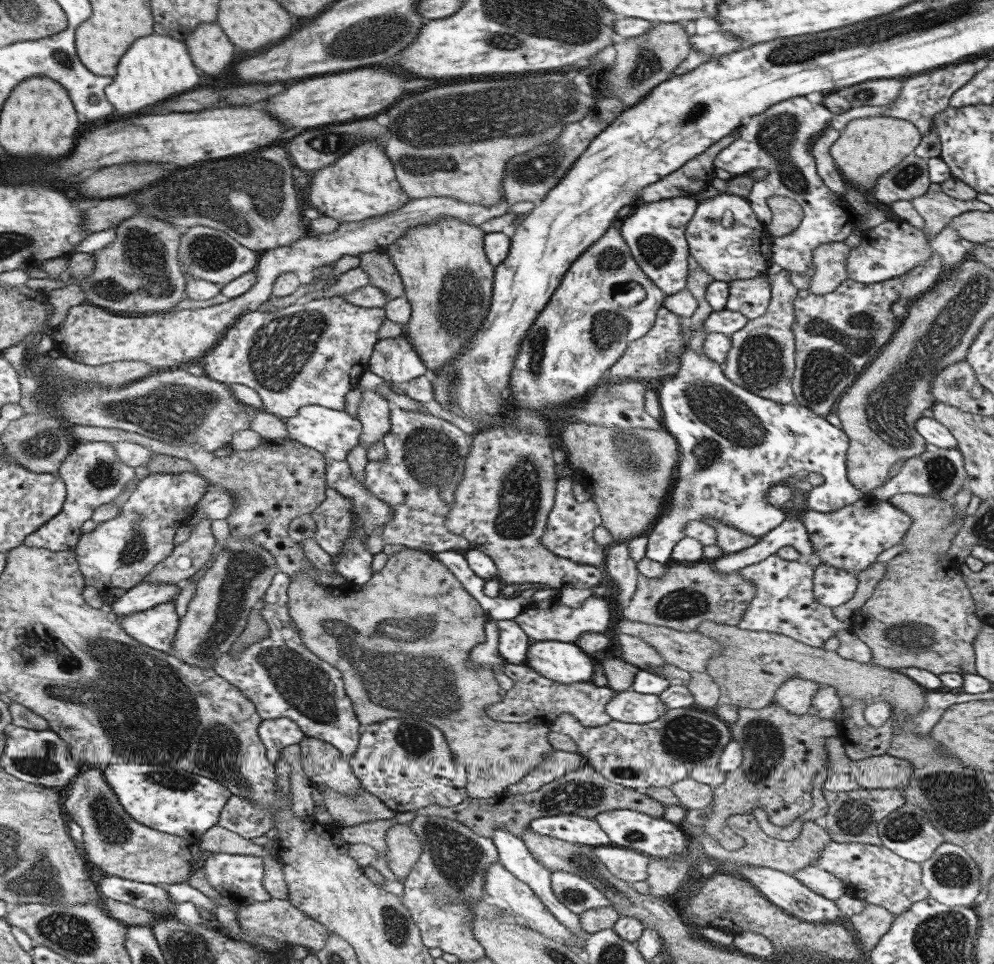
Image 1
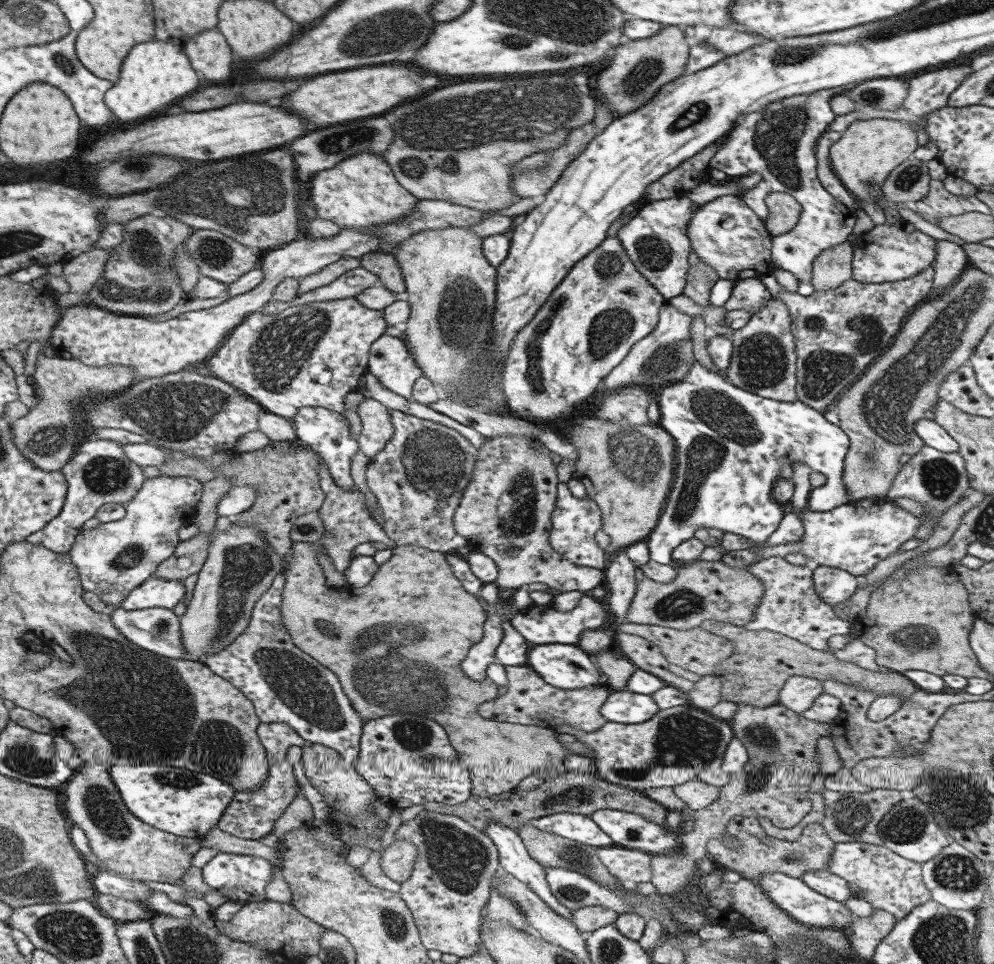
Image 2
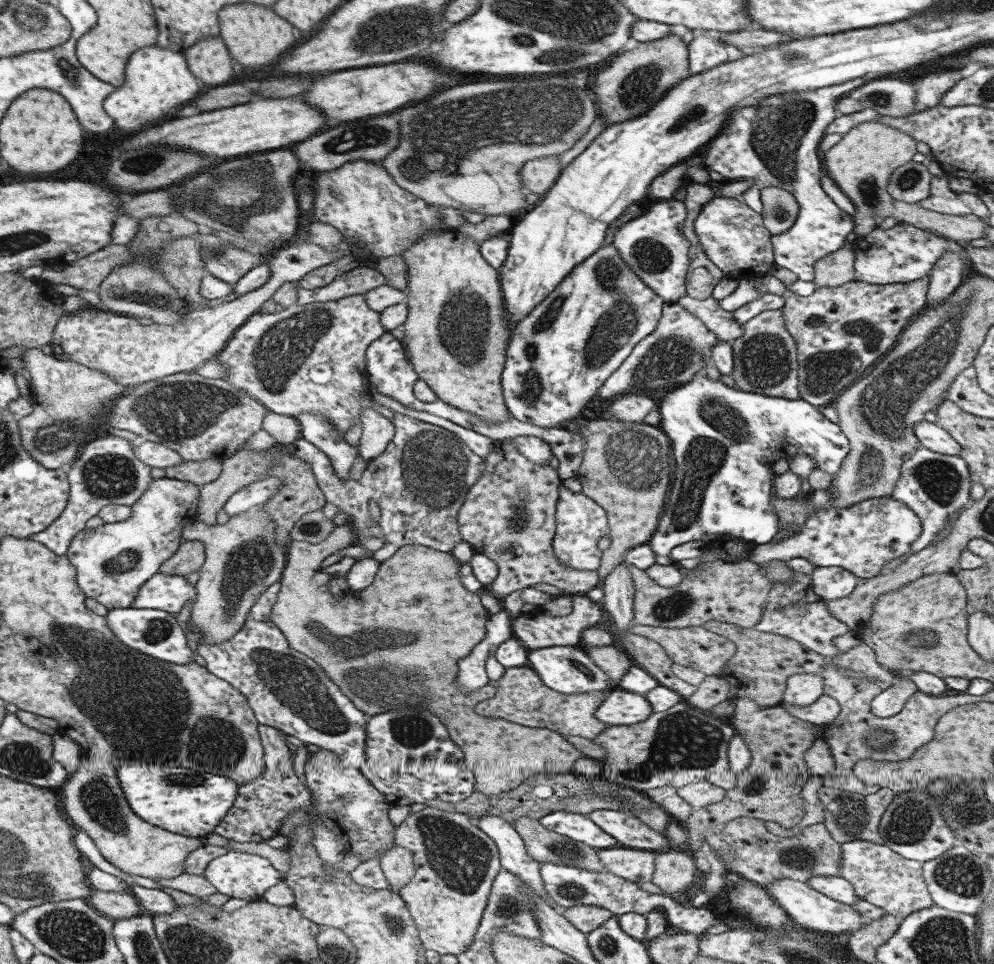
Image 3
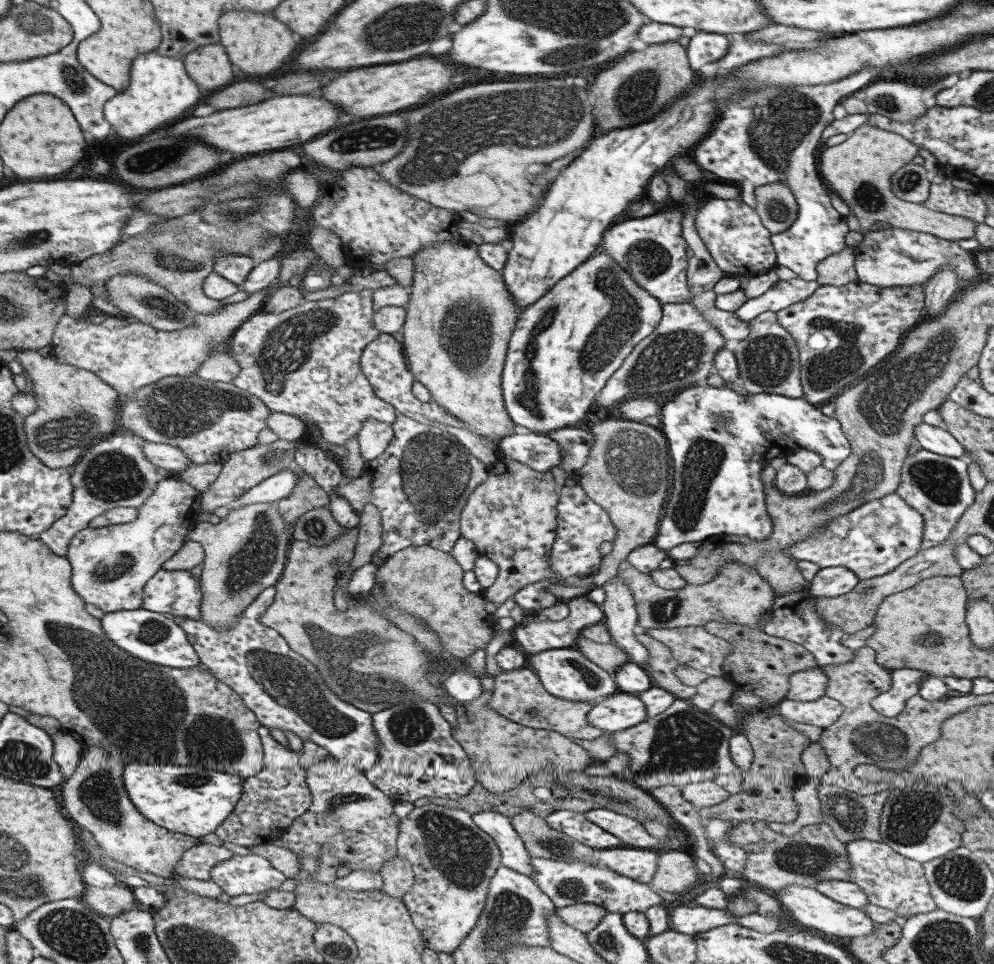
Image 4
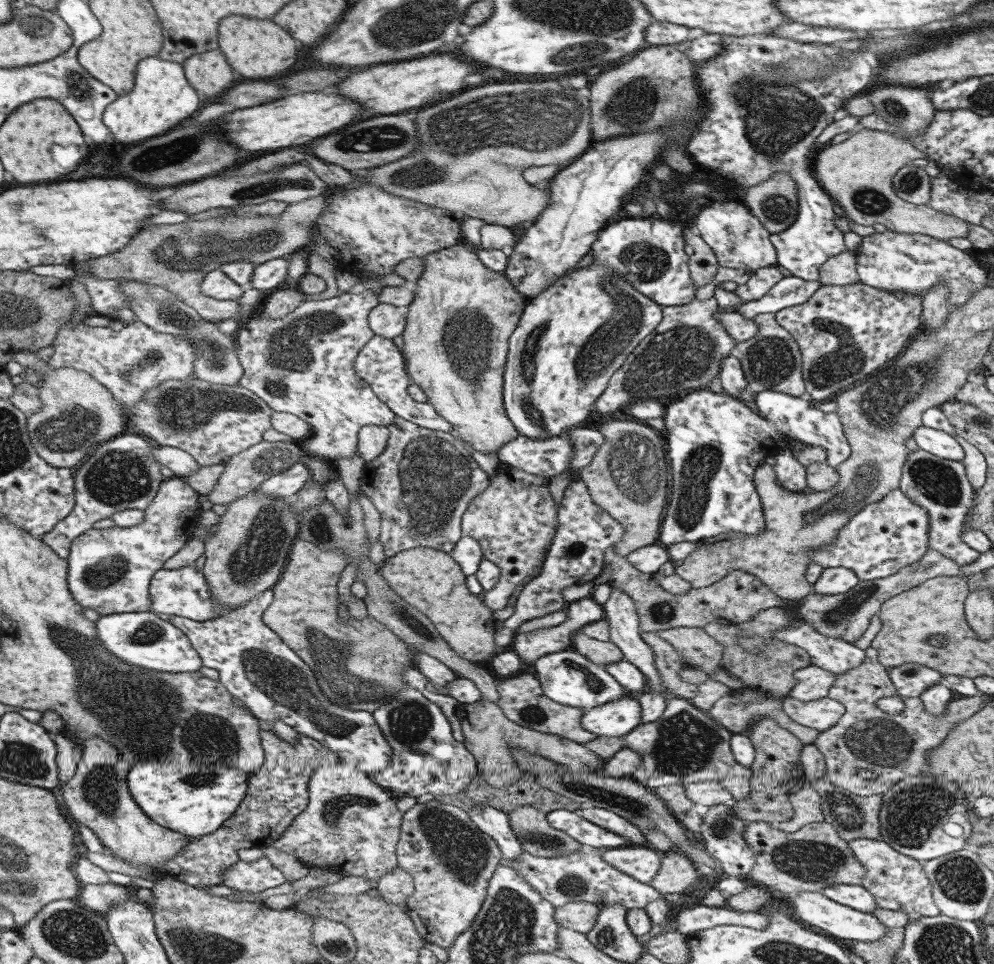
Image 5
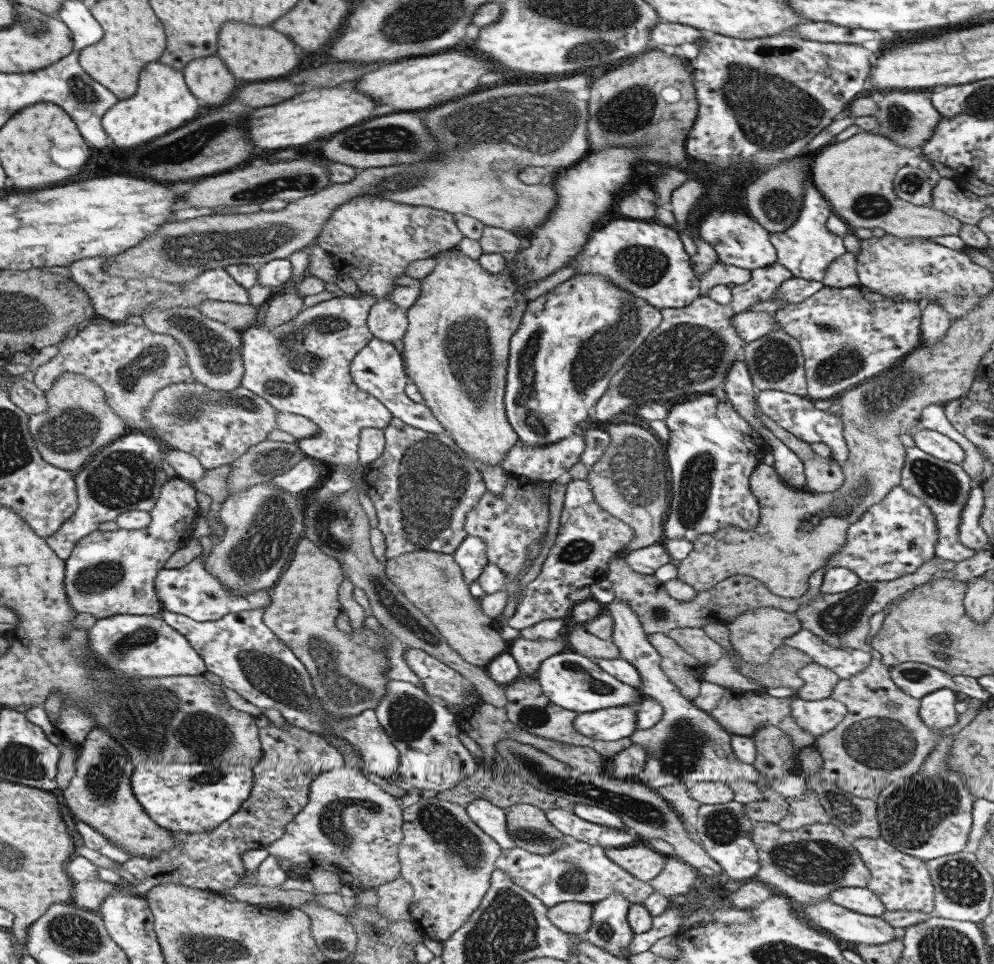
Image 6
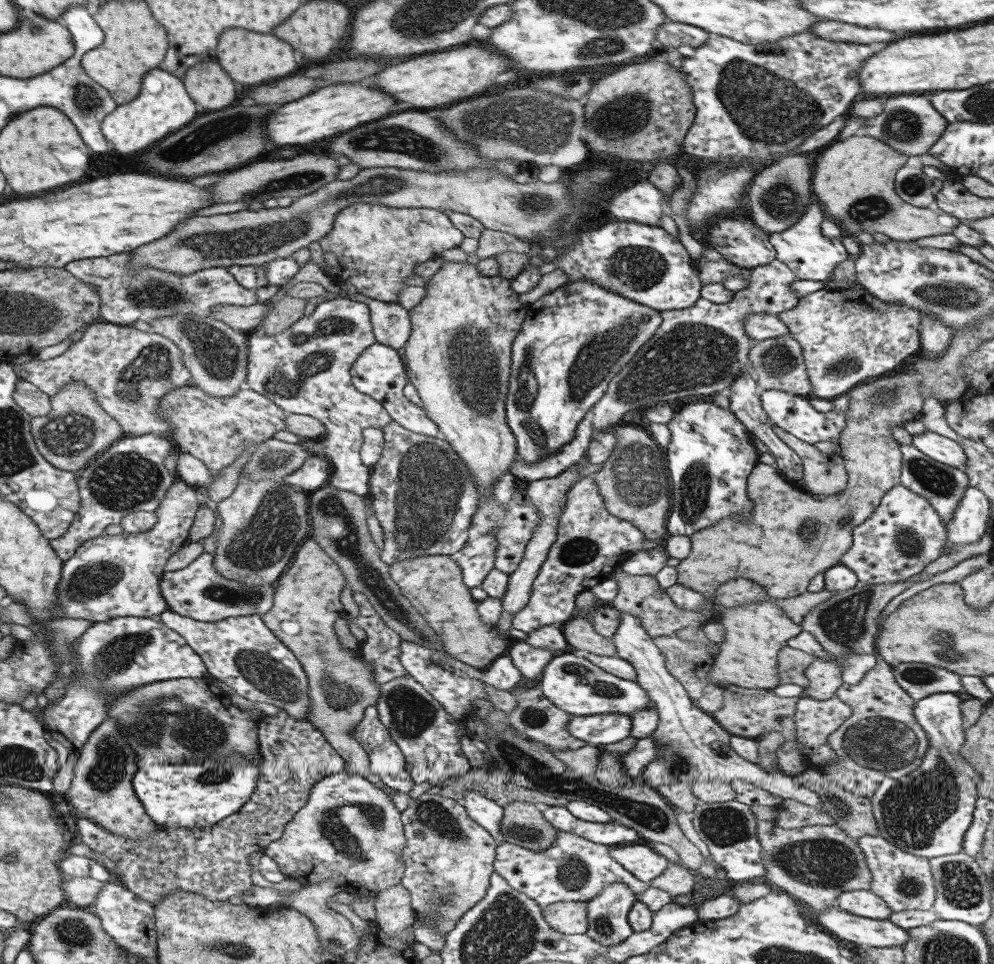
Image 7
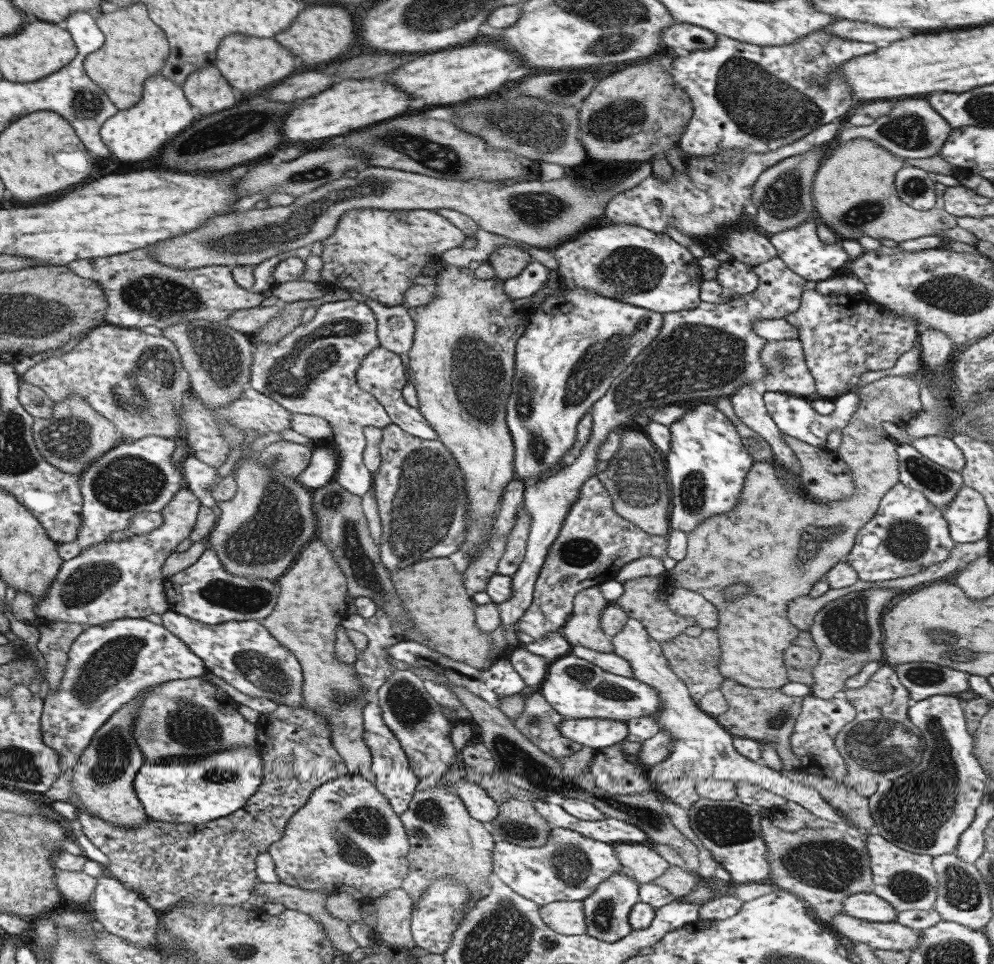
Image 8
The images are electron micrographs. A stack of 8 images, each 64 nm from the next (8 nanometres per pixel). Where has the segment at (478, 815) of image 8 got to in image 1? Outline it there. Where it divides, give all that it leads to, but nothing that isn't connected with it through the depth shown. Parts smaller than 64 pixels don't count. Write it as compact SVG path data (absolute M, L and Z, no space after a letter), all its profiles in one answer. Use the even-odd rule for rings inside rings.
M499 828L495 830L492 838L493 843L496 845L497 851L499 852L499 861L504 865L504 868L511 874L514 874L521 882L524 882L527 886L532 888L532 891L537 894L540 901L546 906L546 909L556 917L556 920L564 923L576 937L580 940L586 940L588 934L586 934L578 920L578 915L571 912L564 904L561 904L557 899L551 888L550 882L550 871L542 866L530 852L526 843L521 837L514 836L512 833Z

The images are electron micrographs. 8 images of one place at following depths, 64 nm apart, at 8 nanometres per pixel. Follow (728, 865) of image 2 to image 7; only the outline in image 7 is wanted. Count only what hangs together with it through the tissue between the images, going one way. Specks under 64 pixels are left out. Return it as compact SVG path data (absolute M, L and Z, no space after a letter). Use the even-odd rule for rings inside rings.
M762 820L757 824L757 837L761 846L763 865L766 868L763 881L770 886L777 886L782 893L792 896L811 912L822 914L828 908L838 907L838 896L842 893L870 889L872 876L857 839L848 836L846 831L836 824L803 826L799 829L786 830L780 828L775 821Z

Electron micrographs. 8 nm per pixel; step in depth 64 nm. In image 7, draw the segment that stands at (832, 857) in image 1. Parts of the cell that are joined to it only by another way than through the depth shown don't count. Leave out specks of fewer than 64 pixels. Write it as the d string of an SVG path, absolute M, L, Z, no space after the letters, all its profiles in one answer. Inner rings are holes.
M878 835L857 839L872 876L869 891L884 900L893 912L902 910L931 910L936 900L934 876L928 858L900 850L896 845Z

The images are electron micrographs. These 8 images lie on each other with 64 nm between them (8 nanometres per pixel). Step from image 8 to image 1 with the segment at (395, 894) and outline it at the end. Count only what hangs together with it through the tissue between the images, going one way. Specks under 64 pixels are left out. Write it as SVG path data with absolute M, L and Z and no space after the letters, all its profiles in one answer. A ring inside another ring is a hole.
M314 784L314 787L323 794L325 807L333 816L335 822L343 827L356 826L357 824L375 820L392 820L392 825L385 834L387 844L386 860L390 870L397 875L398 881L403 882L410 874L412 865L420 858L423 851L422 843L409 825L410 822L404 824L394 822L397 812L390 810L377 796L369 793L366 789L355 797L349 797L348 795L340 795L332 792L330 789L326 789L328 786Z

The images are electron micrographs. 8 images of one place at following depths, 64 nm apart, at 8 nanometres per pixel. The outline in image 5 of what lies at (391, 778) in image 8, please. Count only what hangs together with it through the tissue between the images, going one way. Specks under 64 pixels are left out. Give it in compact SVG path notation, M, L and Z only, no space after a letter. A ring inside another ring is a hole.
M273 589L265 590L255 596L244 606L240 606L215 619L198 622L190 618L170 615L169 621L179 628L189 639L192 648L200 655L203 665L220 673L219 681L228 689L230 694L242 700L252 714L260 722L274 722L282 720L284 724L292 726L296 732L309 736L352 762L362 772L376 773L383 769L391 759L391 748L384 738L380 727L376 724L371 711L355 710L333 703L320 690L318 679L311 667L304 662L271 628L262 620L264 611L273 601Z

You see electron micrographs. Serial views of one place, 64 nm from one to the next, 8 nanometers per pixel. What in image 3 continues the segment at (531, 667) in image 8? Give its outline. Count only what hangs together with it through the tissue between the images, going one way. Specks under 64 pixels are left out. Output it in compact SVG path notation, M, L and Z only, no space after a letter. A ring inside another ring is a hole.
M585 594L573 597L573 609L570 614L553 617L543 613L543 609L536 608L530 613L519 615L512 619L511 635L516 637L528 651L543 649L549 646L577 646L580 647L583 630L594 627L602 618L602 606L594 603Z

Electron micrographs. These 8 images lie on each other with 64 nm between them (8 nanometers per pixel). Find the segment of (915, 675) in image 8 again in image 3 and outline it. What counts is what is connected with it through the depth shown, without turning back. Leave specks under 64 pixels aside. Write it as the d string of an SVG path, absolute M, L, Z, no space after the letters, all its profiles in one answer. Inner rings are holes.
M908 672L895 673L895 685L888 687L871 702L871 713L880 718L888 718L901 711L903 704L909 696L912 696L918 688L909 679Z

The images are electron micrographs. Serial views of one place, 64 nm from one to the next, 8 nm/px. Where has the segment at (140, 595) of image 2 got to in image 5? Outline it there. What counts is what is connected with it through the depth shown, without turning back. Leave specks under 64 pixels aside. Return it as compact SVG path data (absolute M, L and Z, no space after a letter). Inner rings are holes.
M195 565L159 570L150 581L149 593L151 594L152 612L182 616L198 622L215 619L218 616L222 616L222 614L226 614L226 612L230 612L230 610L240 607L219 604L211 596L203 572L201 570L198 571Z

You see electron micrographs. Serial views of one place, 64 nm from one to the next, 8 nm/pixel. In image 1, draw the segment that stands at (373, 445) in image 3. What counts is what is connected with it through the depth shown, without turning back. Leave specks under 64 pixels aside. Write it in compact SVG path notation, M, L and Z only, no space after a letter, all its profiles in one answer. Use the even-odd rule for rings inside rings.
M366 390L358 406L358 420L362 424L359 444L368 450L374 443L382 442L384 434L390 431L391 410L384 395L376 394L374 390Z

